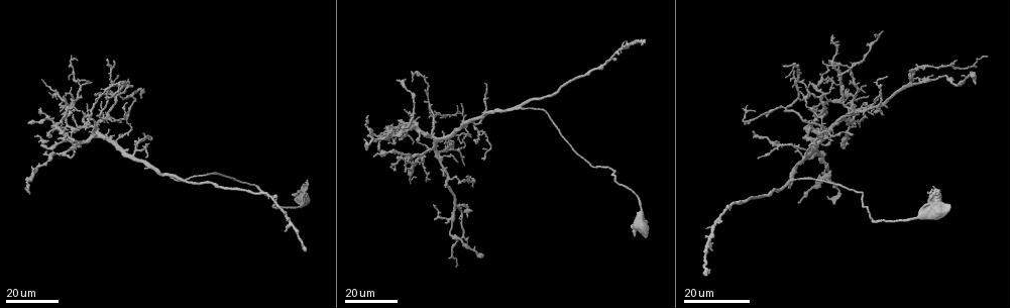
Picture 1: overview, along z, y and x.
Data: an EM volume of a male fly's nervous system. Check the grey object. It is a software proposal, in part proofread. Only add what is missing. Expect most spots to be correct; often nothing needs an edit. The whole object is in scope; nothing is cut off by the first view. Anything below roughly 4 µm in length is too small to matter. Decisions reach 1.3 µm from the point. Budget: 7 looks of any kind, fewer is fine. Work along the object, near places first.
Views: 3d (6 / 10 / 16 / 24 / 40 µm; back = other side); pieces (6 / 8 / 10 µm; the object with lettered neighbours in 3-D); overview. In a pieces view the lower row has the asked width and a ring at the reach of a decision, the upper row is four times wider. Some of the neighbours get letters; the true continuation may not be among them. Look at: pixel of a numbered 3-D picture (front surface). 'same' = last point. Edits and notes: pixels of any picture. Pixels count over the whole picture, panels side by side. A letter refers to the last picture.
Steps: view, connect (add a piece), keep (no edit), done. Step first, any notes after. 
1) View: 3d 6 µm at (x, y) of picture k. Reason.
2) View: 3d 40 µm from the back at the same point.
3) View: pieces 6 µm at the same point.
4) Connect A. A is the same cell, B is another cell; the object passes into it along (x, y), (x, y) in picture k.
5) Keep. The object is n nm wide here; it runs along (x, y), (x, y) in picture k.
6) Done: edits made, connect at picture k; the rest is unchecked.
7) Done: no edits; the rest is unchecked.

View: 3d 24 µm at (79, 111) of picture 1. An open end.

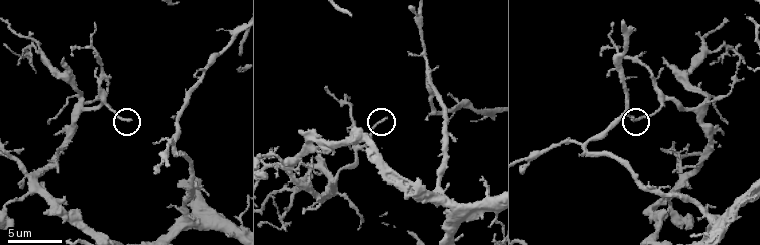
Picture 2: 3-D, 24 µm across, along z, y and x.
View: pieces 10 µm at (130, 119) of picture 2. What lies round it.

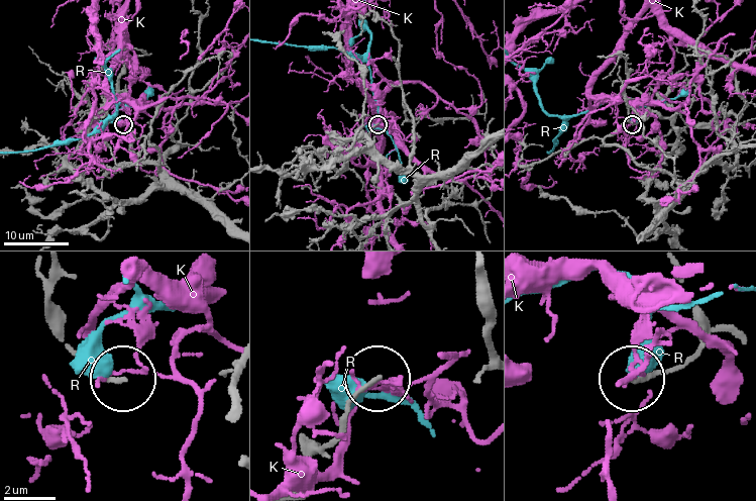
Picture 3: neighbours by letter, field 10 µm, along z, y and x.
Keep. The object is 160 nm wide here; K and R are other cells; no lettered piece goes on from it.

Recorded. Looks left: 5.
View: pieces 10 µm at (482, 177) of picture 2. An open end.

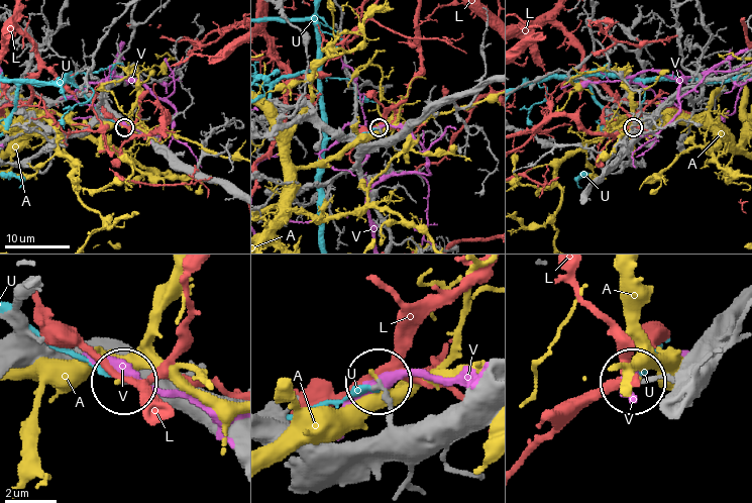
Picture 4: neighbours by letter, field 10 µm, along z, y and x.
Keep. A, L, U and V are other cells; no lettered piece goes on from it.

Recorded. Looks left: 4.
View: 3d 24 µm at (107, 58) of picture 1. Long arm stops here.

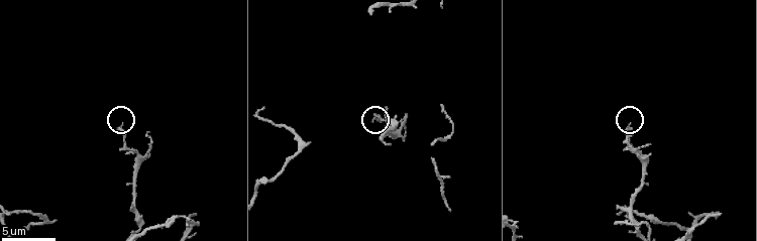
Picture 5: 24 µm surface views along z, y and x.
View: pieces 10 µm at (122, 124) of picture 5. What lies round it.

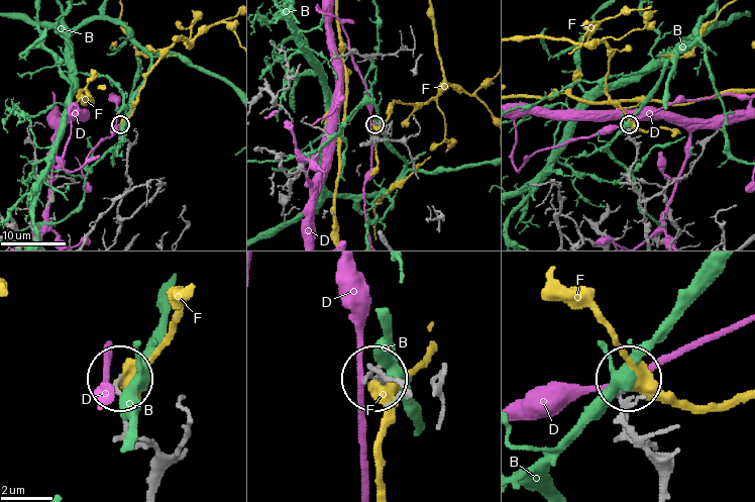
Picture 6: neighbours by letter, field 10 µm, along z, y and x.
Keep. B, D and F are other cells; no lettered piece goes on from it.

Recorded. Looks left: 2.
Done: no edits; the rest is unchecked.

